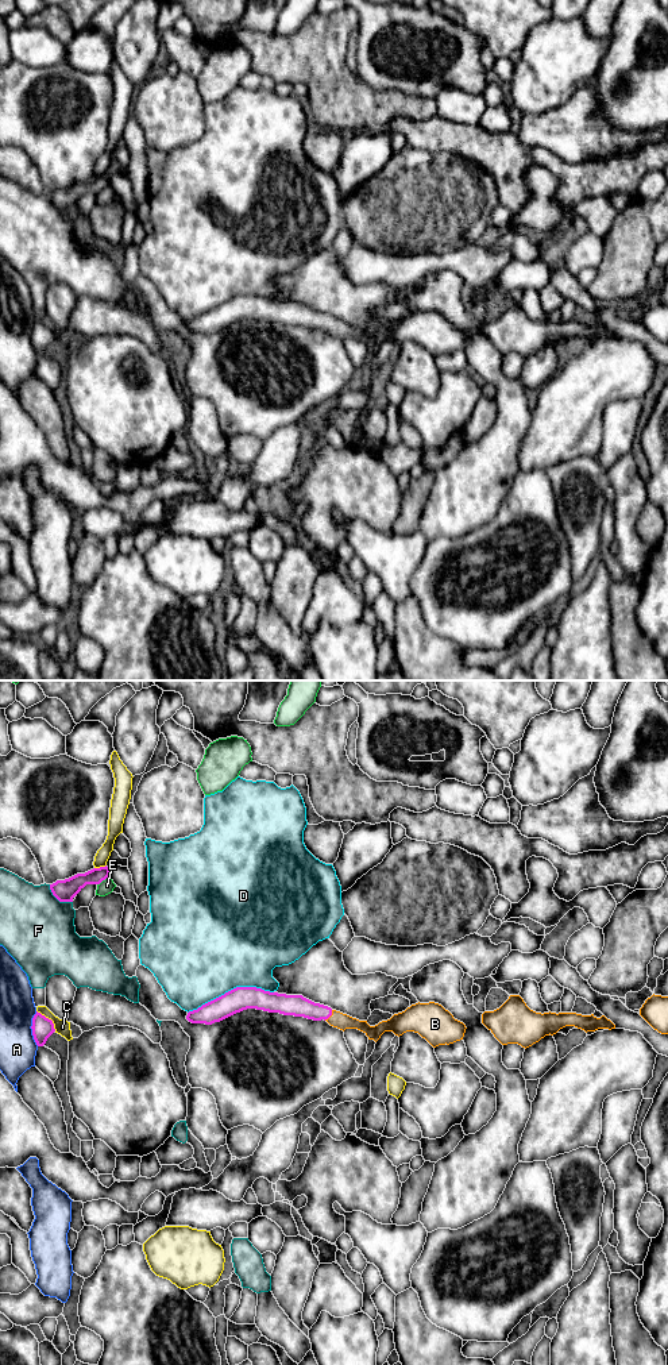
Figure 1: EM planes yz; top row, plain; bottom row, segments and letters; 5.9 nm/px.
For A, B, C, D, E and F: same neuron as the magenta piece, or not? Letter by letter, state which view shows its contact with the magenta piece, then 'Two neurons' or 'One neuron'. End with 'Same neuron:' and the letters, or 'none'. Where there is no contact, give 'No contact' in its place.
A: Touches magenta in yz. Two neurons
B: Touches magenta in yz. One neuron
C: Touches magenta in yz. Two neurons
D: Touches magenta in yz. Two neurons
E: Touches magenta in yz. Two neurons
F: Touches magenta in yz. Two neurons
Same neuron: B

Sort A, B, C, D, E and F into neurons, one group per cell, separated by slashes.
A / B / C / D / E / F

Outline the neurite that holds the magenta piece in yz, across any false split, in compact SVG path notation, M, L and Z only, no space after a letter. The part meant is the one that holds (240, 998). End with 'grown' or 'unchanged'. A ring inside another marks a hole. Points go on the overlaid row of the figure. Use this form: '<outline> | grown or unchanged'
M236 987L224 995L189 1011L186 1019L192 1023L212 1025L247 1009L256 1009L283 1015L304 1017L313 1021L327 1021L340 1030L358 1029L375 1042L385 1032L402 1036L406 1032L418 1033L433 1048L463 1040L466 1025L453 1018L441 1005L416 1003L390 1019L370 1026L328 1006L314 1003L302 995L286 995L265 991L256 987Z | grown

